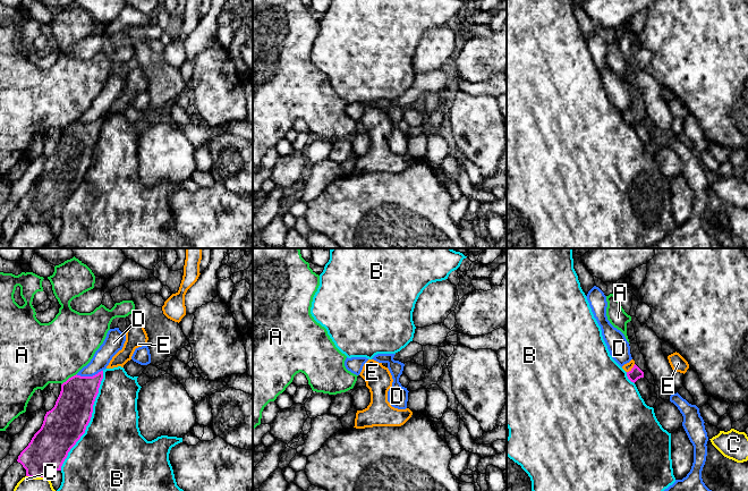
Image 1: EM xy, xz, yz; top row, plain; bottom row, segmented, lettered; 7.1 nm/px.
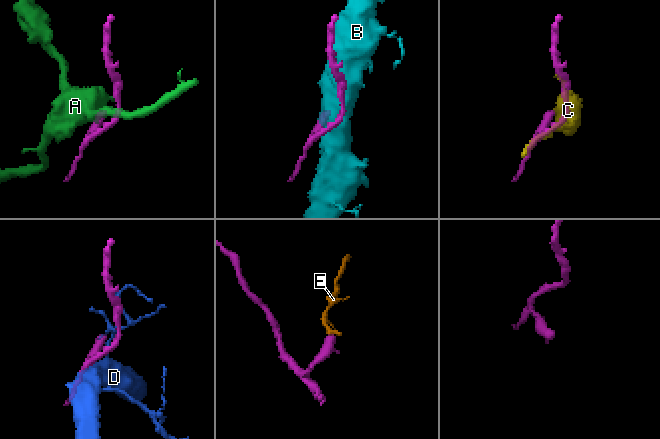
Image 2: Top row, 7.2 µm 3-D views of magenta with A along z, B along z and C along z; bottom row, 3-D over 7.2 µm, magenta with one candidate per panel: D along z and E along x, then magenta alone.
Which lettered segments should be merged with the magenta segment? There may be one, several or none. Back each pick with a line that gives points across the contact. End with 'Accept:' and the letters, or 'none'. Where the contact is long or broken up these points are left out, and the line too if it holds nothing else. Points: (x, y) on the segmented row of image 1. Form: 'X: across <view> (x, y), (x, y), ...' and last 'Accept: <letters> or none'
E: across yz (636, 373), (631, 369), (628, 366)
Accept: E

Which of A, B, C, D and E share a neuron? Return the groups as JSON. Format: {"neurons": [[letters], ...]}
{"neurons": [["A"], ["B"], ["C"], ["D"], ["E"]]}

